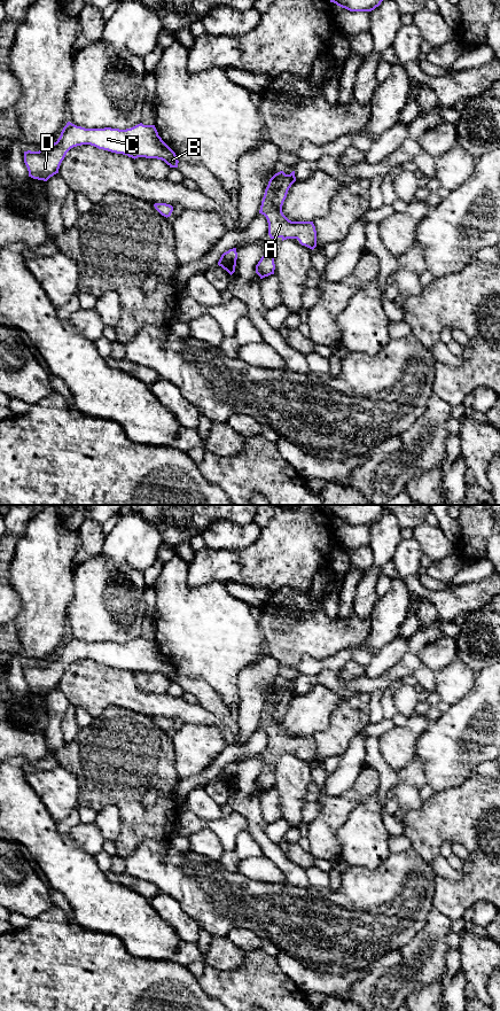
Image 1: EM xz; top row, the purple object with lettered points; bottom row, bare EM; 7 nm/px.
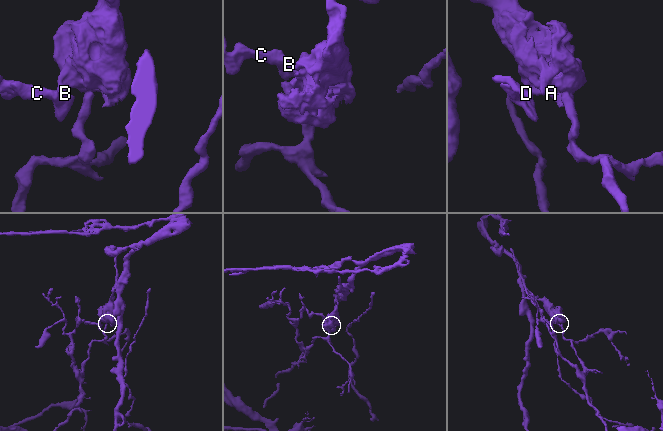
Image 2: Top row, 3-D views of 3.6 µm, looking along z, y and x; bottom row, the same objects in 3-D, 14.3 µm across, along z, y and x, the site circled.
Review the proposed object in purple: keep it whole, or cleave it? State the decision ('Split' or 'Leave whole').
Split

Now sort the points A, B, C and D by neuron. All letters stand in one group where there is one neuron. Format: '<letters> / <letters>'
A / B C D

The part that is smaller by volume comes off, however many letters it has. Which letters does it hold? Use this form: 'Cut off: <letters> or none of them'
Cut off: A

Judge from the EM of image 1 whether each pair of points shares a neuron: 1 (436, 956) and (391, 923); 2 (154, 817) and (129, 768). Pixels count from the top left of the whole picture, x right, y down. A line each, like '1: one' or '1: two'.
1: two
2: one

